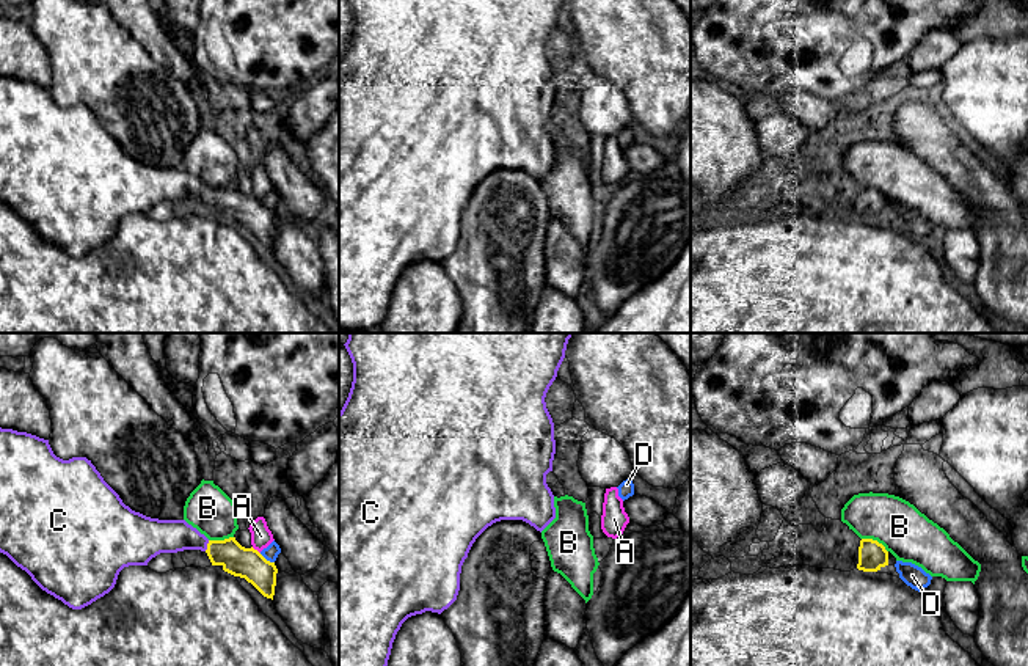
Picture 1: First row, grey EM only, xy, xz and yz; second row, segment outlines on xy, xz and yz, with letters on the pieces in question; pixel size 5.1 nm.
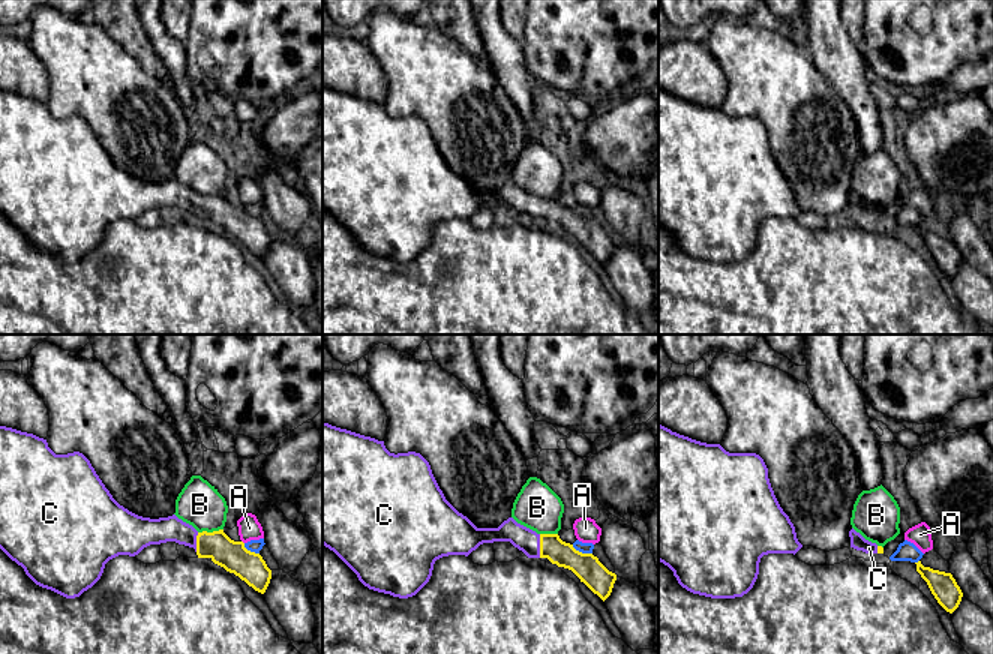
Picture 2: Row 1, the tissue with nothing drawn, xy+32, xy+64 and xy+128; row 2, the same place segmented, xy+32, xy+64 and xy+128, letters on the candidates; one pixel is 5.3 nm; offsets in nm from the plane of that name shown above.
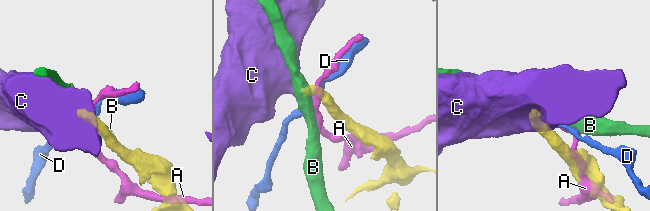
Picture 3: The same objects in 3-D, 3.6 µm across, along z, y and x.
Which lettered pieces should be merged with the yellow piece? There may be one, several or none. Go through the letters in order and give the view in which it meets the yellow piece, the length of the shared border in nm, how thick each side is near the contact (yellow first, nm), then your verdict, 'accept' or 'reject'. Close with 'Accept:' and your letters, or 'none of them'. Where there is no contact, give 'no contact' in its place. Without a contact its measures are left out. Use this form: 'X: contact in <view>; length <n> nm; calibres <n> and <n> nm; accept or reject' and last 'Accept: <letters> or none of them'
A: contact in xy; length 60 nm; calibres 160 and 110 nm; reject
B: contact in yz; length 150 nm; calibres 140 and 260 nm; reject
C: contact in xy; length 60 nm; calibres 160 and 180 nm; accept
D: contact in xy; length 90 nm; calibres 160 and 80 nm; reject
Accept: C

